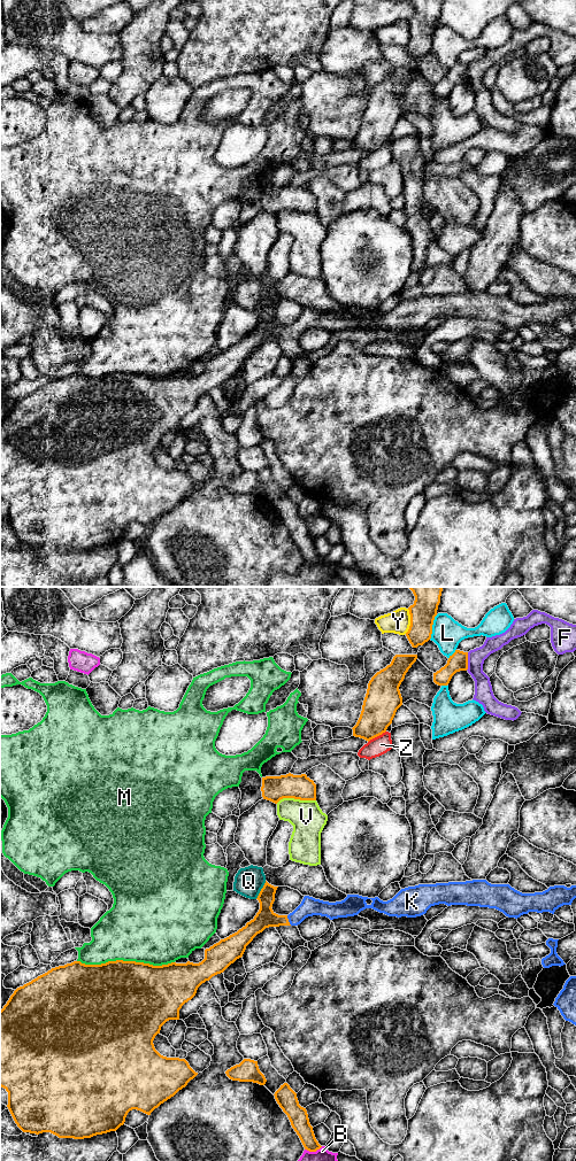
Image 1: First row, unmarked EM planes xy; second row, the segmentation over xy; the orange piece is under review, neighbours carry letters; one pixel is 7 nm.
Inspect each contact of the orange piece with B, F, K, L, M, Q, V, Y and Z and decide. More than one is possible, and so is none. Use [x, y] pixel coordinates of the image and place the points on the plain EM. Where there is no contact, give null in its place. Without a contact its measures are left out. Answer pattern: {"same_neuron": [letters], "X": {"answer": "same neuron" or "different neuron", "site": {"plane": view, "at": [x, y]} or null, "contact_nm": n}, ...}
{"same_neuron": ["K"], "B": {"answer": "different neuron", "site": {"plane": "xy", "at": [313, 563]}, "contact_nm": 130}, "F": {"answer": "different neuron", "site": {"plane": "xy", "at": [467, 74]}, "contact_nm": 130}, "K": {"answer": "same neuron", "site": {"plane": "xy", "at": [288, 332]}, "contact_nm": 80}, "L": {"answer": "different neuron", "site": {"plane": "xy", "at": [431, 39]}, "contact_nm": 190}, "M": {"answer": "different neuron", "site": {"plane": "xy", "at": [125, 373]}, "contact_nm": 700}, "Q": {"answer": "different neuron", "site": {"plane": "xy", "at": [261, 302]}, "contact_nm": 150}, "V": {"answer": "different neuron", "site": {"plane": "xy", "at": [296, 210]}, "contact_nm": 280}, "Y": {"answer": "different neuron", "site": {"plane": "xy", "at": [411, 33]}, "contact_nm": 180}, "Z": {"answer": "different neuron", "site": {"plane": "xy", "at": [376, 148]}, "contact_nm": 150}}

